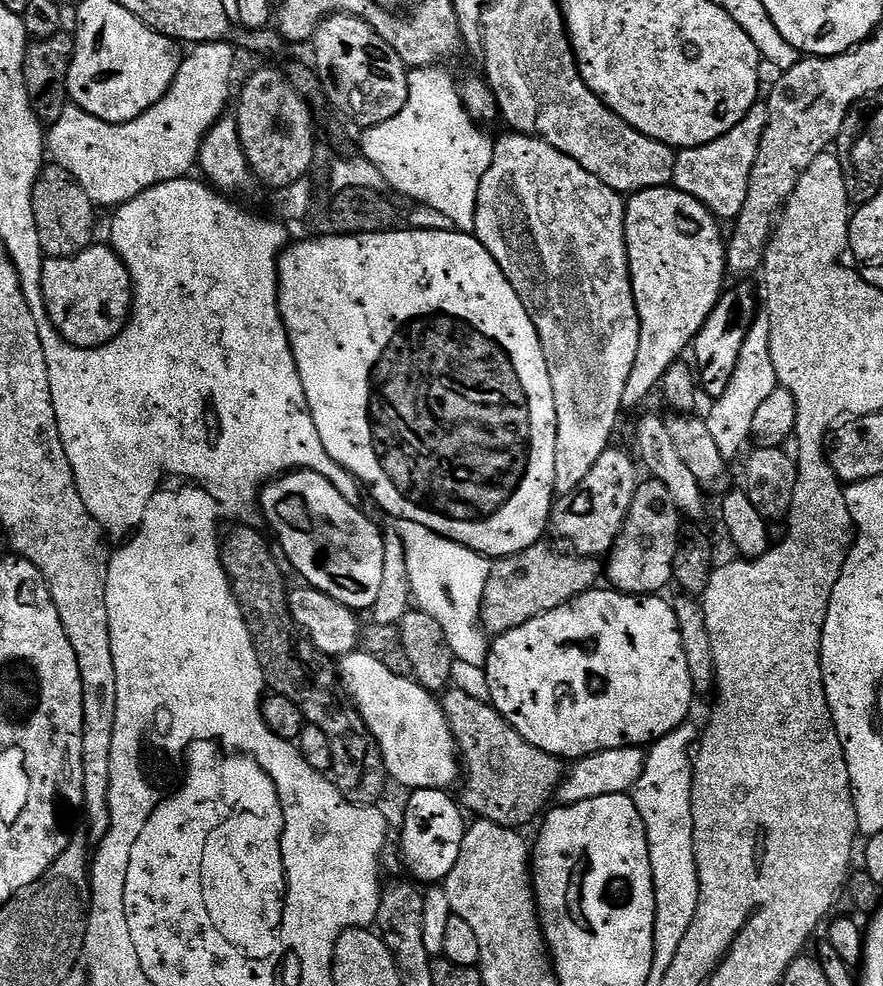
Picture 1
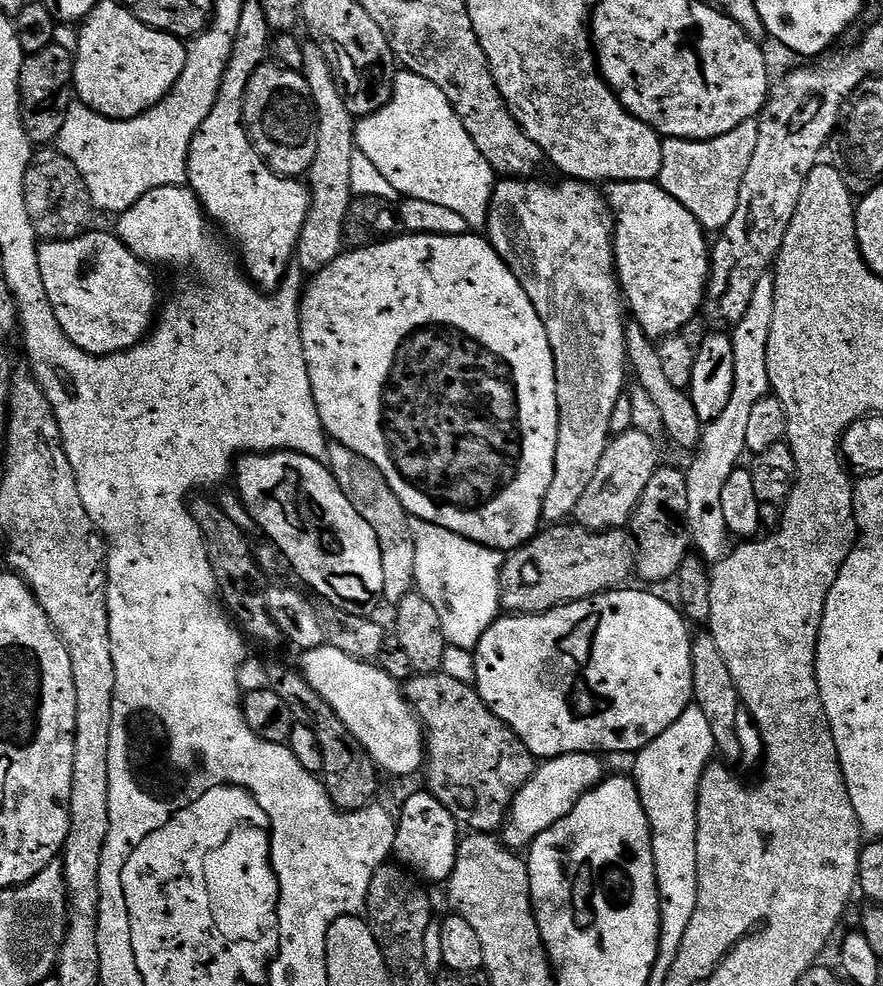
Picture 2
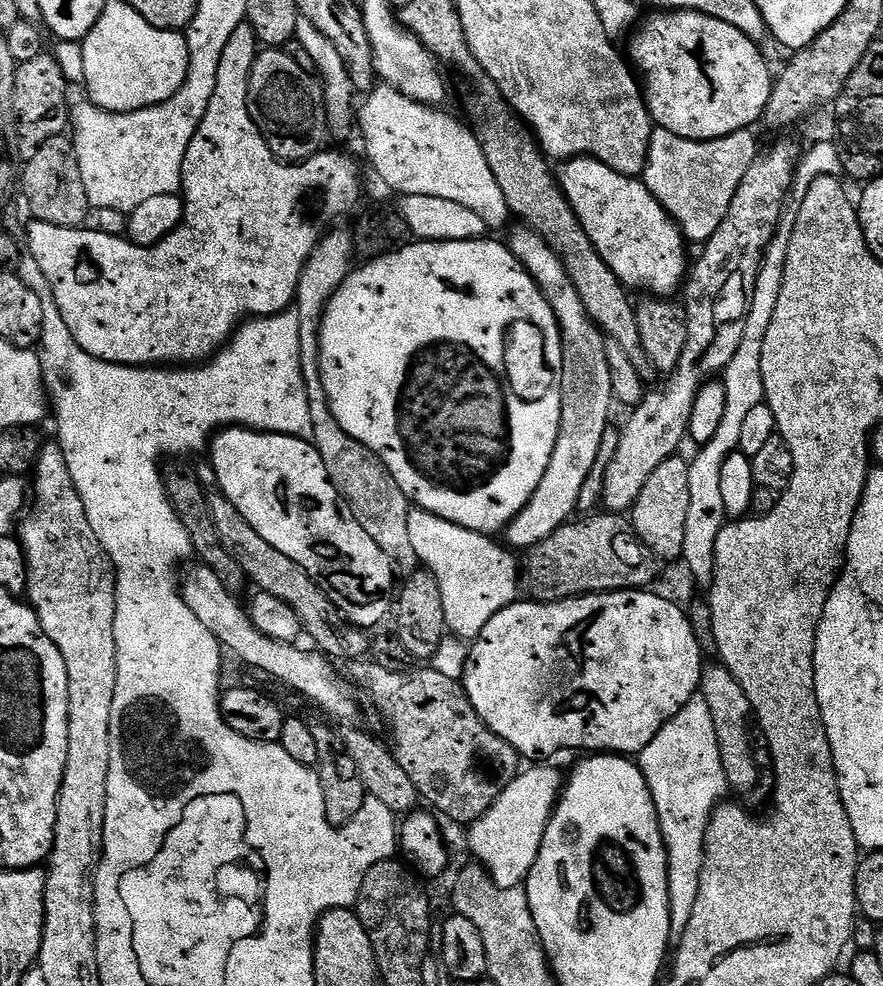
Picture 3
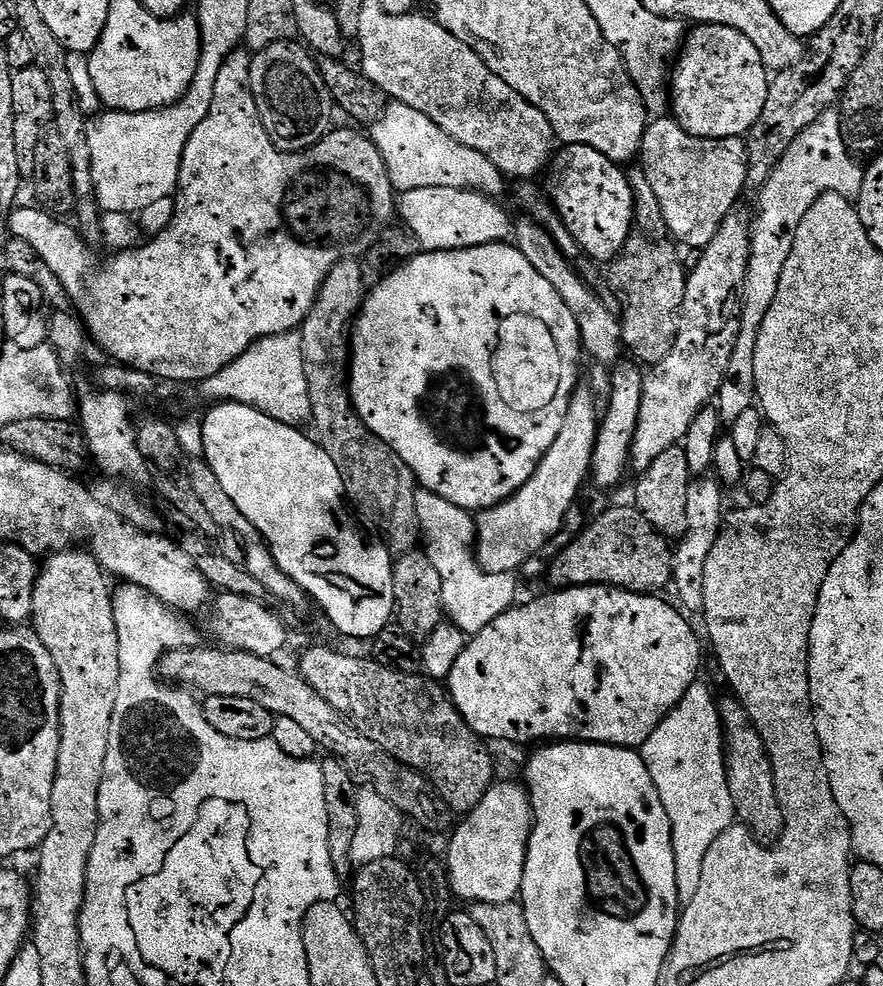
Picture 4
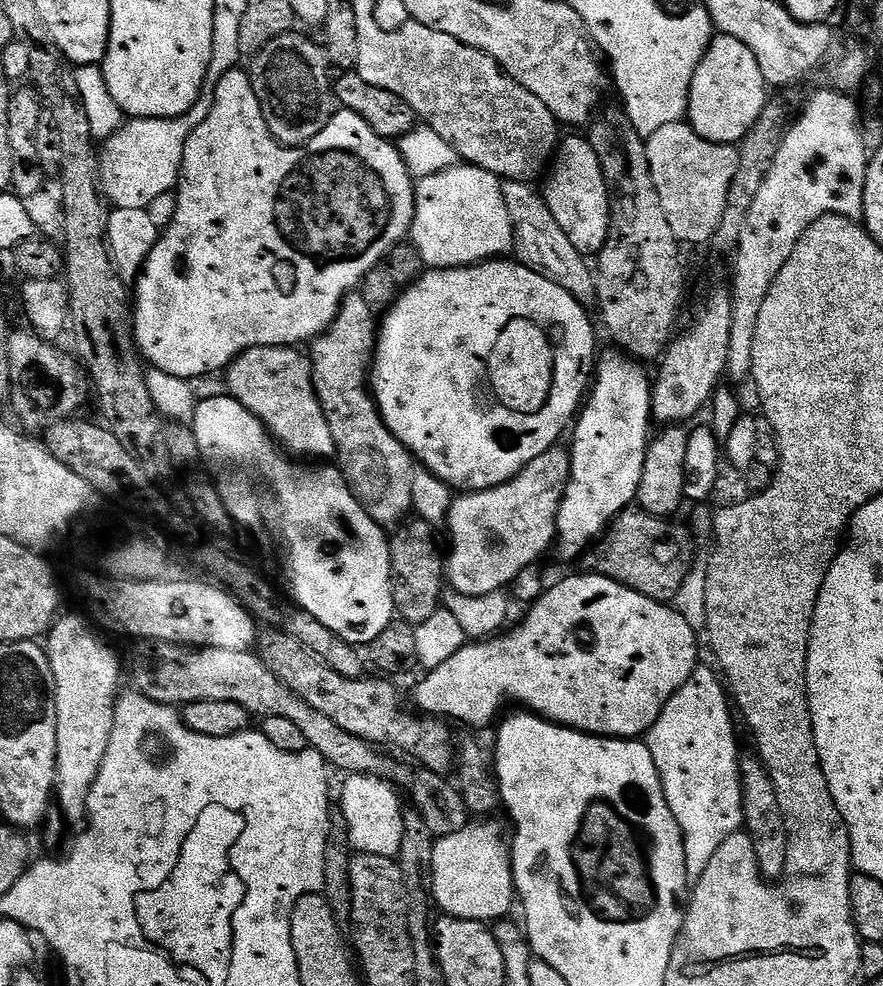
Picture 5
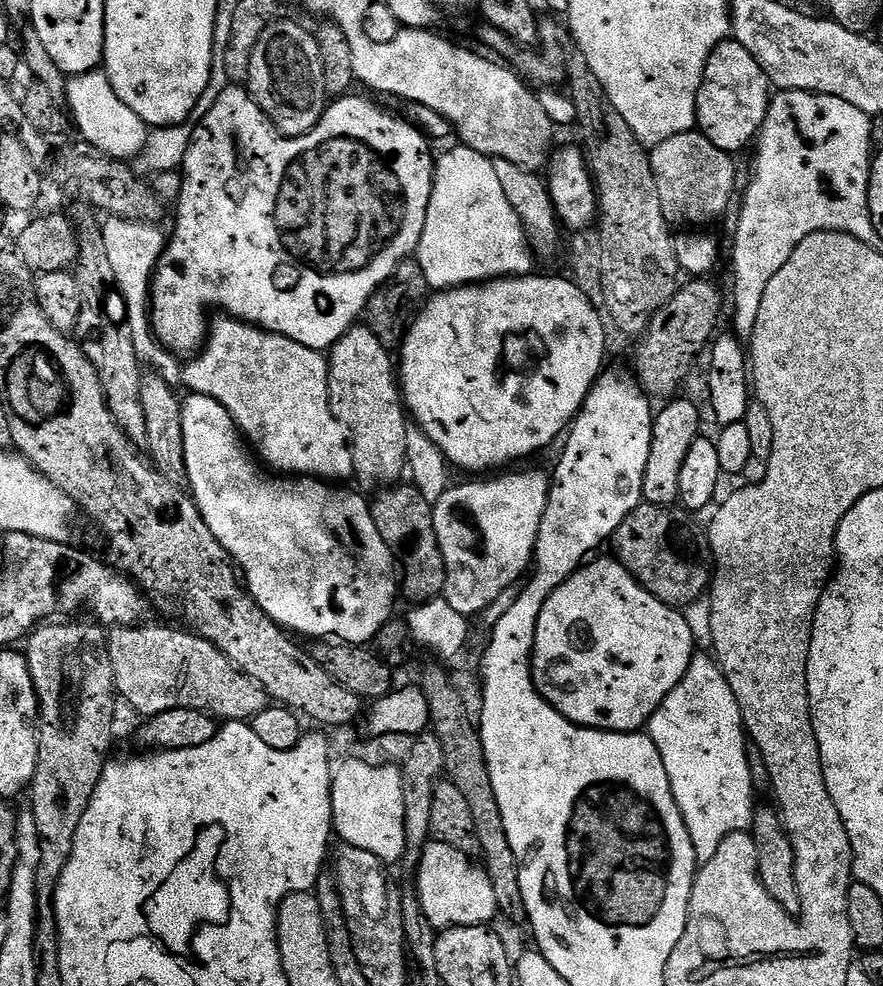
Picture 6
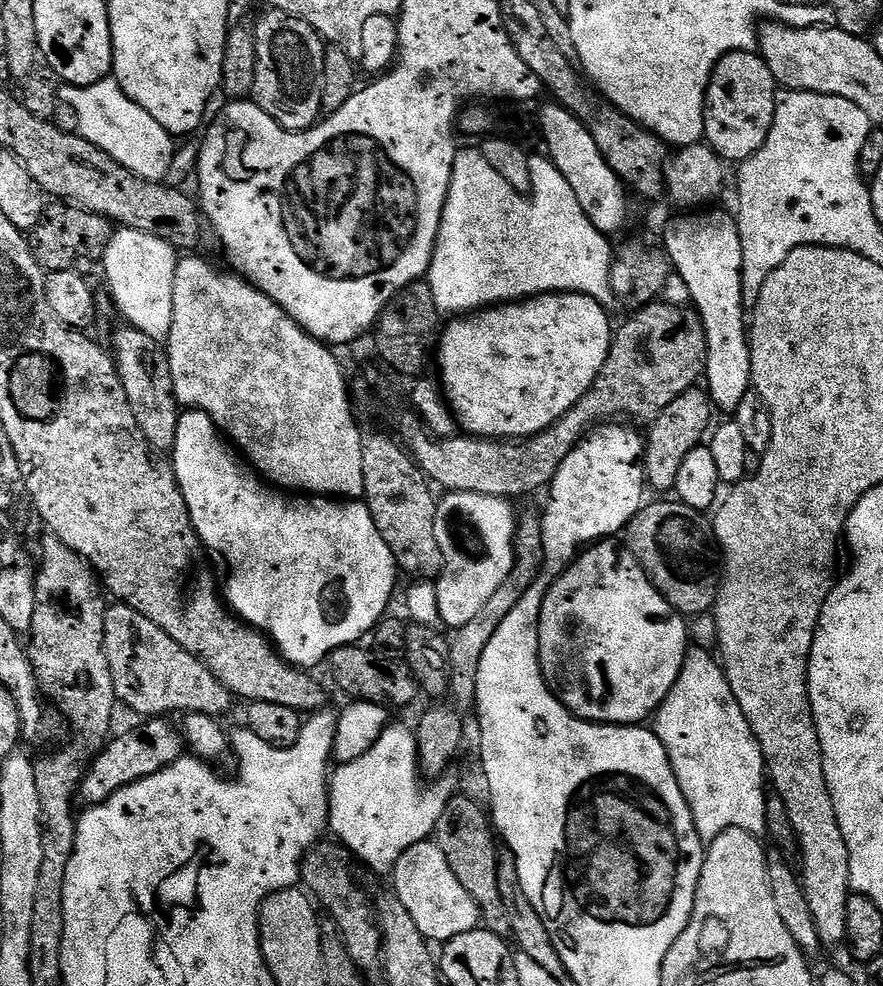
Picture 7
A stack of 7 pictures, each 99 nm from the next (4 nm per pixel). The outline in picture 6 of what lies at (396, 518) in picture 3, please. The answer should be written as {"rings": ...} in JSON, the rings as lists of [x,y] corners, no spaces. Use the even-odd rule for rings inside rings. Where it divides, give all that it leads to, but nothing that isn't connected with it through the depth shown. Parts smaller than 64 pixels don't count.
{"rings":[[[353,326],[338,338],[326,359],[330,406],[334,418],[338,418],[348,431],[348,442],[352,445],[352,470],[355,479],[360,479],[359,487],[383,490],[395,485],[401,479],[399,476],[406,472],[406,430],[410,420],[406,415],[393,353],[378,342],[367,326]]]}

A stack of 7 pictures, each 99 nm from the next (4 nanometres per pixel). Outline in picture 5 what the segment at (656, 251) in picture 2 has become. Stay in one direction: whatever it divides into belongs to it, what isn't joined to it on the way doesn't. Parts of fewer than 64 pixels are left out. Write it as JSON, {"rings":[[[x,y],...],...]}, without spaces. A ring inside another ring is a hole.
{"rings":[[[565,135],[559,141],[547,178],[548,185],[542,188],[542,195],[546,206],[550,206],[550,214],[554,214],[566,238],[574,242],[574,250],[586,258],[595,257],[604,249],[612,225],[612,193],[608,191],[598,154],[594,154],[583,135]]]}

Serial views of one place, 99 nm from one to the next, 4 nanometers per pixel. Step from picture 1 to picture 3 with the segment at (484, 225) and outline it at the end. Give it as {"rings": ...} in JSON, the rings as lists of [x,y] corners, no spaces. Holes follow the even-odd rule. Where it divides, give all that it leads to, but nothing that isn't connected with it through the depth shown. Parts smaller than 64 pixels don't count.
{"rings":[[[520,226],[513,234],[510,247],[518,262],[522,262],[530,278],[534,278],[534,282],[550,302],[558,318],[562,338],[562,418],[558,442],[538,490],[534,490],[530,502],[506,529],[509,540],[507,543],[513,549],[531,550],[536,544],[550,538],[554,530],[573,519],[572,511],[584,492],[584,483],[587,482],[588,475],[593,475],[596,467],[602,434],[606,434],[610,426],[608,415],[614,409],[614,397],[605,333],[588,316],[588,310],[574,282],[568,277],[563,262],[557,258],[554,250],[546,246],[544,239],[538,233],[531,232],[527,226]]]}

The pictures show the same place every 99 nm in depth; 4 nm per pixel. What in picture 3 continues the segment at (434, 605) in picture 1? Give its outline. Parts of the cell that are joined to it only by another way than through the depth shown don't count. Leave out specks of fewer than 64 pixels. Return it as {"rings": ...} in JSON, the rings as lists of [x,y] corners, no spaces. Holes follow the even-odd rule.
{"rings":[[[418,507],[411,509],[408,525],[410,542],[414,542],[419,563],[432,572],[438,582],[447,629],[453,635],[460,639],[475,639],[494,614],[517,601],[520,562],[507,547],[504,549],[492,541],[495,539],[491,535],[466,530],[454,522],[446,522],[446,518],[438,518],[438,514],[430,514]]]}

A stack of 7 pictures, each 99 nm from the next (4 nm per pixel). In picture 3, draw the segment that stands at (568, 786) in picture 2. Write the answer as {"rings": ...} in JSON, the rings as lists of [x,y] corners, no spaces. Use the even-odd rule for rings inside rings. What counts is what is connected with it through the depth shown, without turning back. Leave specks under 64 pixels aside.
{"rings":[[[528,766],[500,791],[490,810],[468,829],[468,844],[479,864],[499,888],[519,888],[538,858],[546,826],[562,791],[562,772],[556,768]]]}

